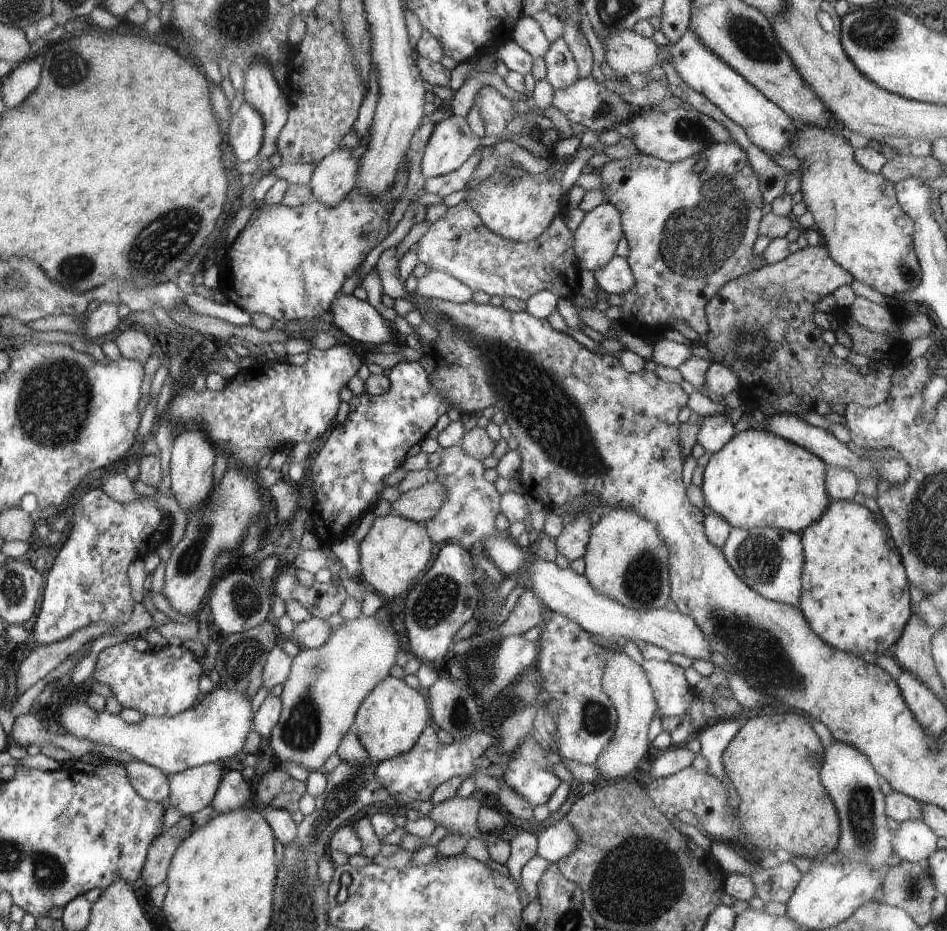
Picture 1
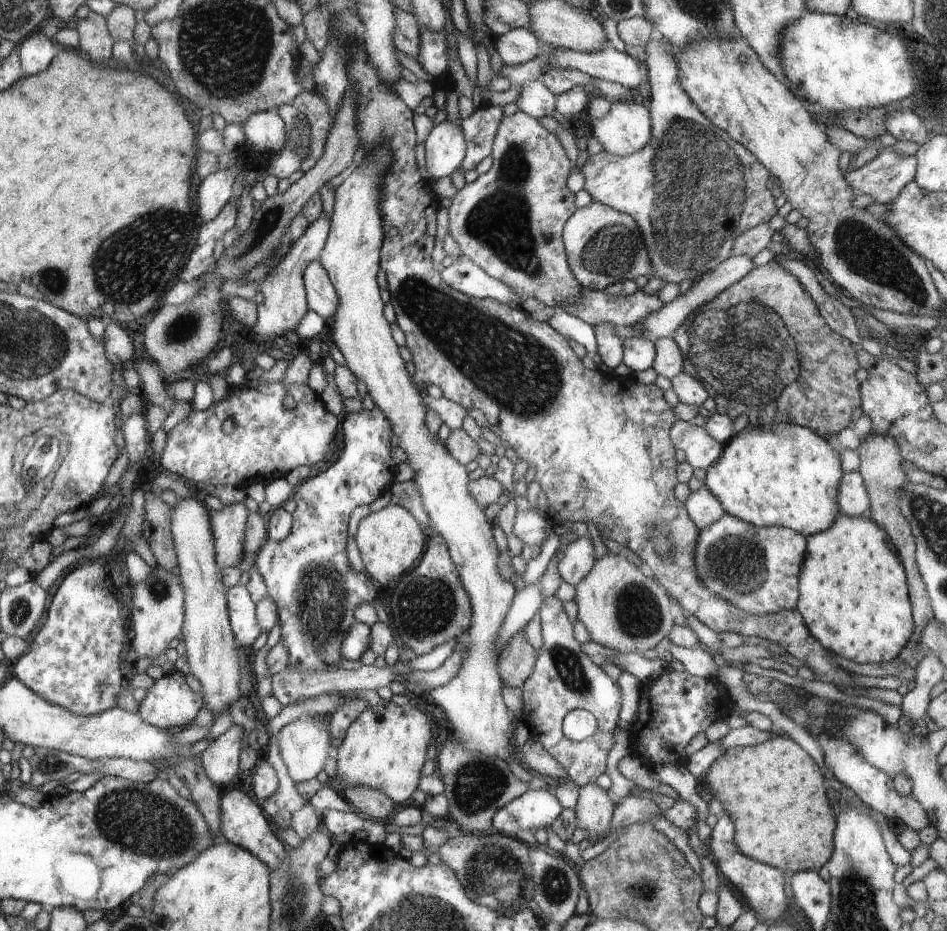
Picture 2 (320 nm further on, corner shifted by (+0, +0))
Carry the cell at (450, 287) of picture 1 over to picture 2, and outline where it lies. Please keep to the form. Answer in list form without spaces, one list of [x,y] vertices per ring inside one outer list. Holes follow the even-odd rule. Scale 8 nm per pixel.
[[[462,257],[454,264],[442,269],[443,278],[450,287],[477,299],[494,299],[501,303],[514,300],[520,303],[526,300],[521,299],[509,286],[506,286],[498,279],[492,278],[486,271],[478,266],[472,259]]]

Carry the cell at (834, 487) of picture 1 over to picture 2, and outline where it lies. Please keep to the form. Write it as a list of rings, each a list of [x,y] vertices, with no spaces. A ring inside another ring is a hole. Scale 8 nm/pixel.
[[[856,471],[843,473],[837,501],[839,512],[851,517],[870,518],[871,504],[862,475]]]

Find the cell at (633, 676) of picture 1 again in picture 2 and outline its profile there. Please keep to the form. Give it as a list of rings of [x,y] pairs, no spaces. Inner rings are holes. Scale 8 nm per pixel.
[[[596,783],[579,788],[579,797],[573,809],[577,827],[586,832],[586,840],[596,842],[600,836],[606,836],[611,830],[615,804],[607,790]]]

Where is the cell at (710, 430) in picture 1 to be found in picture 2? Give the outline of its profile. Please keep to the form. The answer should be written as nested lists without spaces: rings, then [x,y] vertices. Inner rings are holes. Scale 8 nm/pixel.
[[[676,420],[669,433],[675,450],[685,452],[685,462],[694,470],[706,470],[722,454],[724,444],[706,434],[703,427],[692,428],[690,422]]]

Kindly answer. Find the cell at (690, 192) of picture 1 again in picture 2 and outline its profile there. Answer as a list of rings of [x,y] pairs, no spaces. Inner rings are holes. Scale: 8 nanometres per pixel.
[[[655,35],[654,38],[645,46],[647,52],[646,67],[649,75],[649,84],[647,88],[647,97],[650,100],[648,108],[651,121],[651,140],[646,143],[640,150],[633,153],[620,156],[613,155],[604,150],[596,154],[589,155],[585,164],[582,166],[581,173],[585,178],[584,190],[590,194],[597,203],[608,205],[610,208],[621,213],[626,213],[638,223],[641,233],[643,234],[647,249],[651,258],[651,265],[654,267],[655,276],[664,278],[667,282],[680,283],[682,280],[690,279],[694,282],[696,279],[704,276],[707,272],[714,270],[721,262],[732,256],[731,250],[738,236],[742,235],[749,228],[768,223],[769,220],[778,212],[774,205],[774,194],[770,190],[770,180],[772,179],[768,169],[752,154],[747,148],[744,148],[739,142],[736,142],[727,132],[720,130],[704,116],[700,109],[691,101],[691,98],[682,90],[678,82],[678,67],[674,58],[677,51],[662,37]]]

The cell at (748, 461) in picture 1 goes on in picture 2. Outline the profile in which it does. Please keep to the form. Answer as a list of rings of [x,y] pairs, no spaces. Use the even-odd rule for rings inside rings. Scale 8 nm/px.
[[[790,423],[755,427],[747,425],[724,443],[722,454],[706,470],[705,485],[729,515],[759,527],[786,527],[805,537],[828,530],[837,519],[837,501],[843,475],[839,447],[832,447],[811,428]]]

